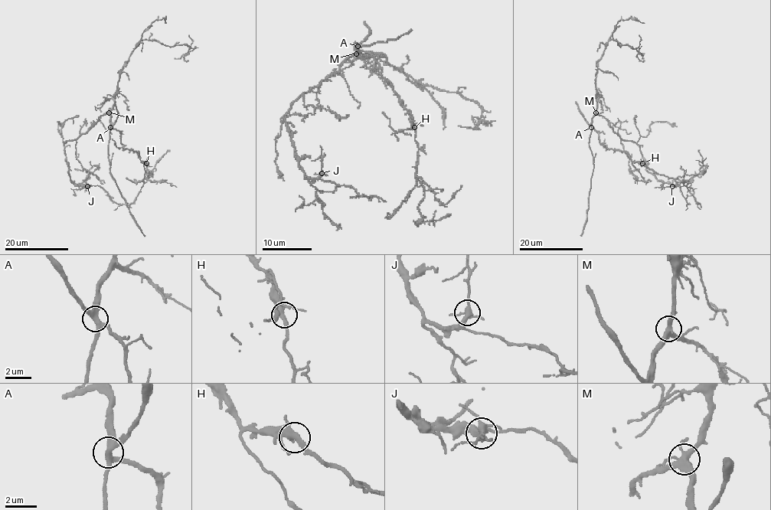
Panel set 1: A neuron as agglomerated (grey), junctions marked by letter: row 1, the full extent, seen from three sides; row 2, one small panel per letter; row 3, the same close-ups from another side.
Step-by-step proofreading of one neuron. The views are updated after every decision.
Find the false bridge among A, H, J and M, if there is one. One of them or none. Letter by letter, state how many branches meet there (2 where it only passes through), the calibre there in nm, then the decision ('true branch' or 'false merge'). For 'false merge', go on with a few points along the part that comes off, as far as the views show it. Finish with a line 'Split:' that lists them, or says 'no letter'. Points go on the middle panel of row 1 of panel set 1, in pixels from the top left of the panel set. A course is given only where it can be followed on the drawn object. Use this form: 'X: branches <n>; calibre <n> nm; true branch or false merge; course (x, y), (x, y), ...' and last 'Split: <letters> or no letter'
A: branches 4; calibre 360 nm; true branch
H: branches 4; calibre 360 nm; true branch
J: branches 4; calibre 340 nm; true branch
M: branches 4; calibre 360 nm; true branch
Split: no letter

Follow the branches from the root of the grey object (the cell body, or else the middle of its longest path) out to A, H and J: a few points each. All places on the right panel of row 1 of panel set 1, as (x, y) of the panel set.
A: (596, 114), (591, 127)
H: (596, 114), (592, 119), (592, 127), (598, 134), (599, 142), (609, 148), (623, 152), (632, 161), (642, 163)
J: (596, 114), (602, 115), (621, 138), (636, 143), (645, 168), (658, 180), (675, 185), (672, 186)

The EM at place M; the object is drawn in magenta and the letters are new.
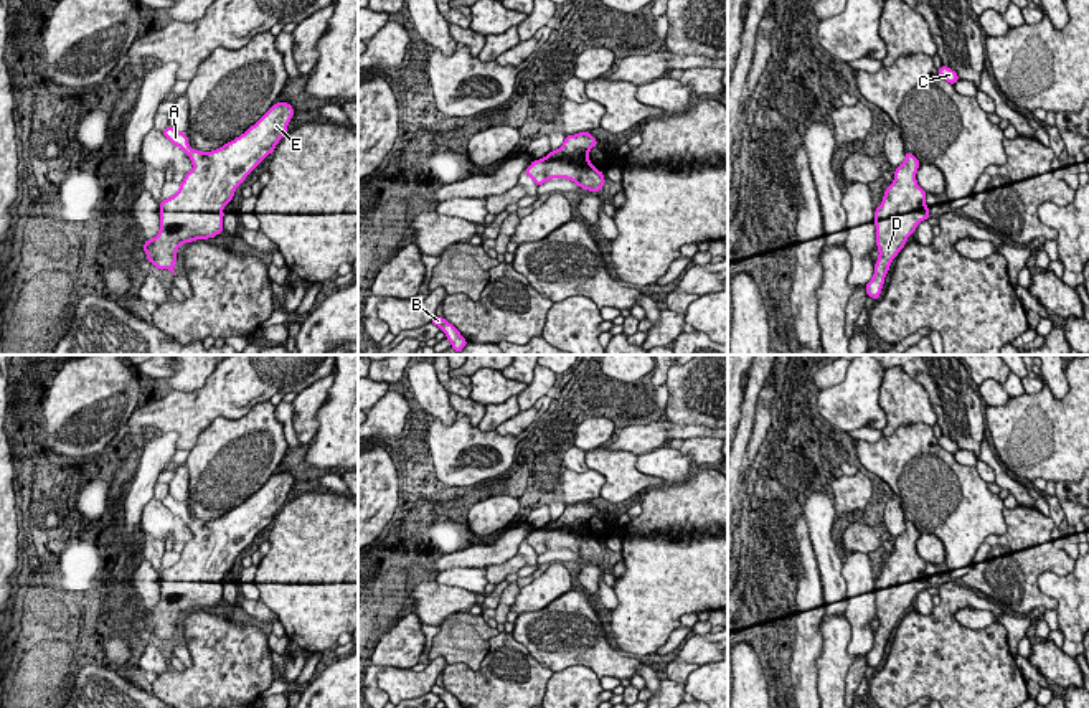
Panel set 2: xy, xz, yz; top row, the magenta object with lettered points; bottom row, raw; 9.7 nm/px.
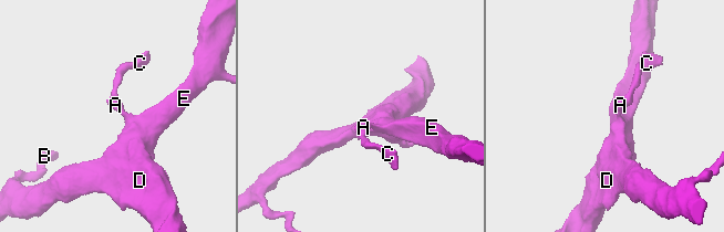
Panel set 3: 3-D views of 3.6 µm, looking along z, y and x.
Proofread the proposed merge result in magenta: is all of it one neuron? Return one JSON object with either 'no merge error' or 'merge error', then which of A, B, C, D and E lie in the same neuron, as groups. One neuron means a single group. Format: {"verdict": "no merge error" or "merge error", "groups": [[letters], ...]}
{"verdict": "no merge error", "groups": [["A", "B", "C", "D", "E"]]}

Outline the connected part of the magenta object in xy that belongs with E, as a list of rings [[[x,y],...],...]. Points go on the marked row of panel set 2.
[[[277,102],[244,134],[211,152],[193,150],[188,137],[172,125],[162,130],[190,157],[193,170],[185,173],[180,190],[160,203],[160,231],[144,244],[152,266],[177,274],[177,249],[183,243],[205,241],[223,231],[223,208],[239,183],[274,152],[292,116],[290,104]]]

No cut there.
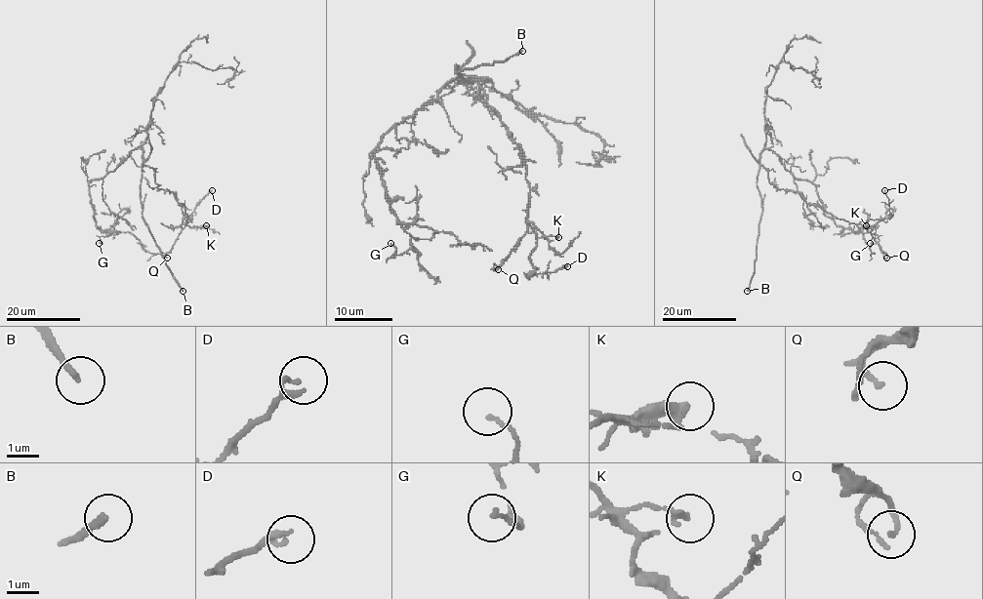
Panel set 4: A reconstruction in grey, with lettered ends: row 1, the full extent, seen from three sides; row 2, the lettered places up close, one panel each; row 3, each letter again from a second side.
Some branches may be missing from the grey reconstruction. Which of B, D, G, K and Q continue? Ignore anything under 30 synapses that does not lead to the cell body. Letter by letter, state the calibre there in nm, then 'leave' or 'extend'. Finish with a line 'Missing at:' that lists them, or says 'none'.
B: calibre 200 nm; extend
D: calibre 120 nm; leave
G: calibre 110 nm; leave
K: calibre 150 nm; leave
Q: calibre 100 nm; leave
Missing at: B

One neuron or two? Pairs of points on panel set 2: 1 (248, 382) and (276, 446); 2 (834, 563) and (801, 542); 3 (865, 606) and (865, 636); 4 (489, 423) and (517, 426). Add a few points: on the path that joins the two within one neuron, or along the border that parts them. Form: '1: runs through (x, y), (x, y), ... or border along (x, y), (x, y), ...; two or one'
1: border along (269, 400), (256, 403), (243, 416), (221, 418); two
2: border along (804, 517), (822, 588); two
3: runs through (860, 613), (860, 629); one
4: border along (520, 411), (507, 418), (495, 429); two

